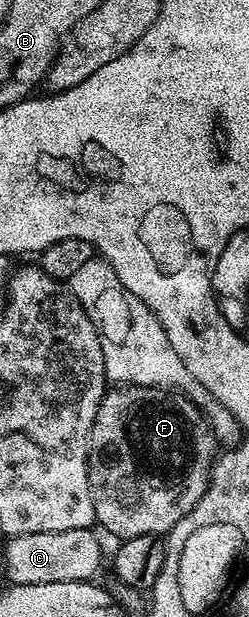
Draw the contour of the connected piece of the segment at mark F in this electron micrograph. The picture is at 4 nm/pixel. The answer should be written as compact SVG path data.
M120 385L105 390L104 400L96 414L92 444L88 446L88 476L96 523L104 526L110 534L120 535L121 540L143 535L163 536L171 531L182 517L186 517L186 513L194 509L194 505L198 505L212 474L217 451L216 439L208 432L209 420L191 400L180 397L180 400L173 401L162 395L163 392L155 388Z

